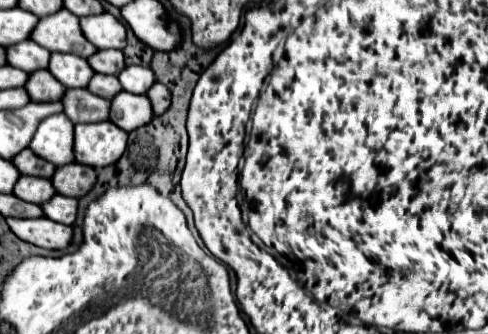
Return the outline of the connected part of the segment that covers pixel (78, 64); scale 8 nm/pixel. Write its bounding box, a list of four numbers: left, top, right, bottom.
[49,54,95,88]

